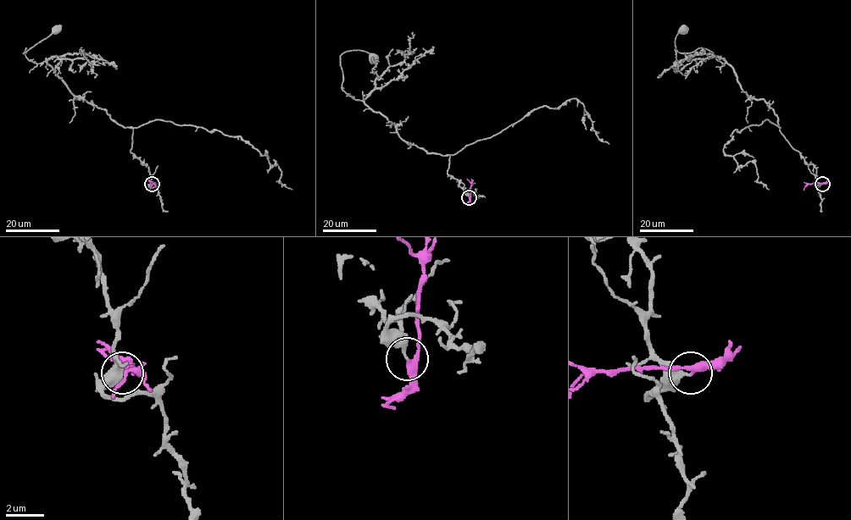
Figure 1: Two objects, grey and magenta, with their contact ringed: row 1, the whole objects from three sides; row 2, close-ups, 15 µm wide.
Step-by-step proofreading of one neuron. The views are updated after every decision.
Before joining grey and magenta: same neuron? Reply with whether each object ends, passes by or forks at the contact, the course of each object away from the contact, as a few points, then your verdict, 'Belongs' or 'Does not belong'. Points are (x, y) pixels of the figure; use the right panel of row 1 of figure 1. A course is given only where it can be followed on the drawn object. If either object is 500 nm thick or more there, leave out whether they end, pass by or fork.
At the ring grey ends. At the ring magenta passes by. Course of grey: (822, 184), (769, 103), (749, 96), (725, 61), (704, 48), (677, 51), (683, 25). Course of magenta: (822, 184), (806, 184), (803, 190). Does not belong

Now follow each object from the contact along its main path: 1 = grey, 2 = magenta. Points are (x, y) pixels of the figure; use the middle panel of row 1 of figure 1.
1: (469, 197), (447, 174), (450, 155), (408, 144), (383, 115), (342, 90), (343, 52), (361, 50), (379, 58)
2: (469, 197), (471, 184), (467, 179)

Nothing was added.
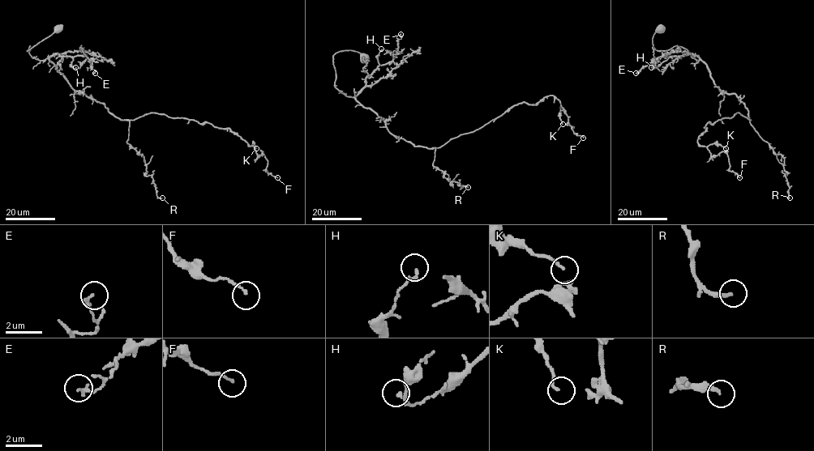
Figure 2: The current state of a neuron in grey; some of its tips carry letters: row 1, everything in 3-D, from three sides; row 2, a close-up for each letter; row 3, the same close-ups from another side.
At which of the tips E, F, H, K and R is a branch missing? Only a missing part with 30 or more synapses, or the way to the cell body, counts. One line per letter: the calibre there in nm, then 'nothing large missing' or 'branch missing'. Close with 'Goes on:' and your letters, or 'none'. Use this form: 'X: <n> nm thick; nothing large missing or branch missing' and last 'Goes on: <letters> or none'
E: 170 nm thick; nothing large missing
F: 120 nm thick; nothing large missing
H: 150 nm thick; nothing large missing
K: 100 nm thick; nothing large missing
R: 240 nm thick; nothing large missing
Goes on: none

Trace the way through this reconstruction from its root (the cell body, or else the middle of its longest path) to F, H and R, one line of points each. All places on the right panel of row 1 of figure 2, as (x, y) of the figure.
F: (750, 120), (737, 112), (708, 122), (698, 139), (712, 155), (724, 151), (729, 169), (739, 177)
H: (750, 120), (740, 98), (721, 91), (707, 66), (696, 56), (670, 56), (657, 66), (651, 67)
R: (750, 120), (758, 134), (776, 153), (784, 157), (784, 176), (788, 183), (790, 197)

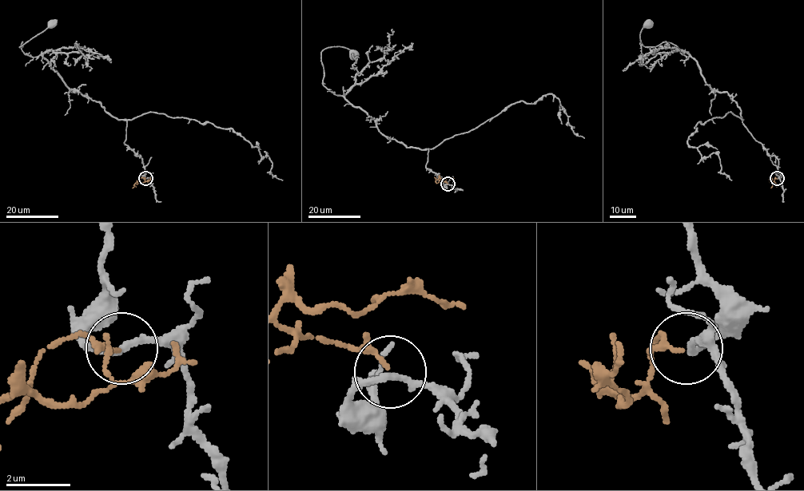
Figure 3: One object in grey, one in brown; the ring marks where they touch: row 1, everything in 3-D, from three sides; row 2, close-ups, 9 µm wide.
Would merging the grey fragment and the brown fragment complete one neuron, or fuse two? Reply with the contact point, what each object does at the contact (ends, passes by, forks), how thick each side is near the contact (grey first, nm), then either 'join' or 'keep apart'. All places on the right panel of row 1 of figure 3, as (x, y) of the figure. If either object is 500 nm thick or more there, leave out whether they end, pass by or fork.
place (777, 178); grey passes by; brown passes by; calibres 200 and 100 nm; keep apart

